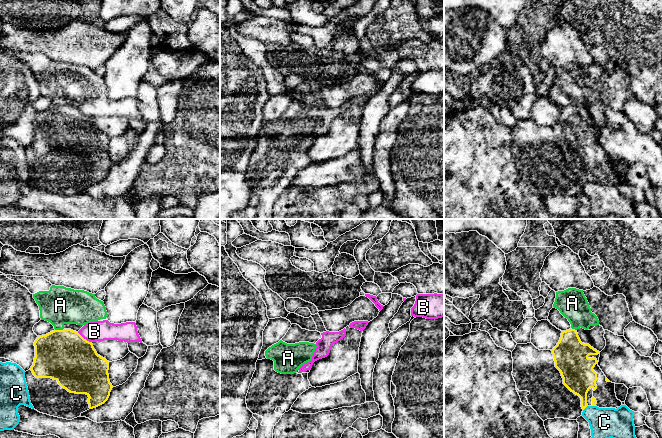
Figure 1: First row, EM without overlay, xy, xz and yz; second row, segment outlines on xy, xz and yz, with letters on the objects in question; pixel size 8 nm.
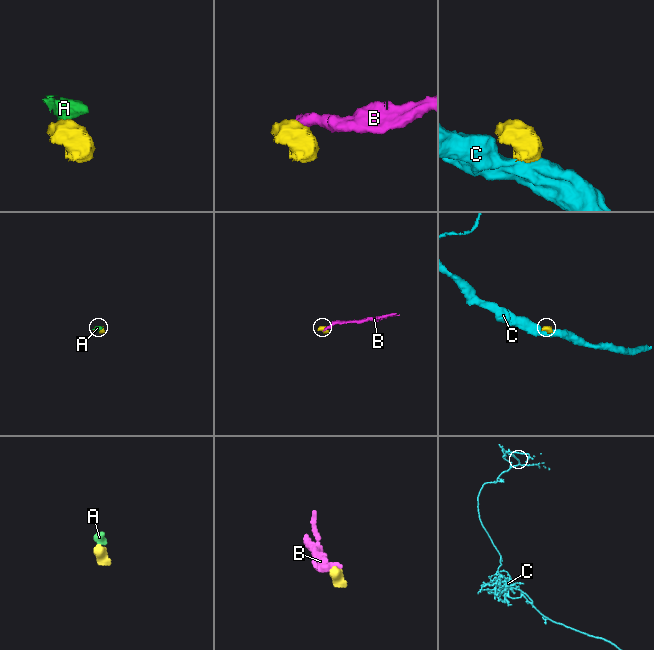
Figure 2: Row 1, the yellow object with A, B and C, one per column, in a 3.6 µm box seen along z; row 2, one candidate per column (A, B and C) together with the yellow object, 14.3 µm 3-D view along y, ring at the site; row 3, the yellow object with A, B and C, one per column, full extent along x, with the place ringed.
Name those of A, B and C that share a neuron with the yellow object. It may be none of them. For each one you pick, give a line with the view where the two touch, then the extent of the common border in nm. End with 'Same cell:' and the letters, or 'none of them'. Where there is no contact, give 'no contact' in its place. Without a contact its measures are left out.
Same cell: none of them

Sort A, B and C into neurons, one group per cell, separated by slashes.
A B / C

